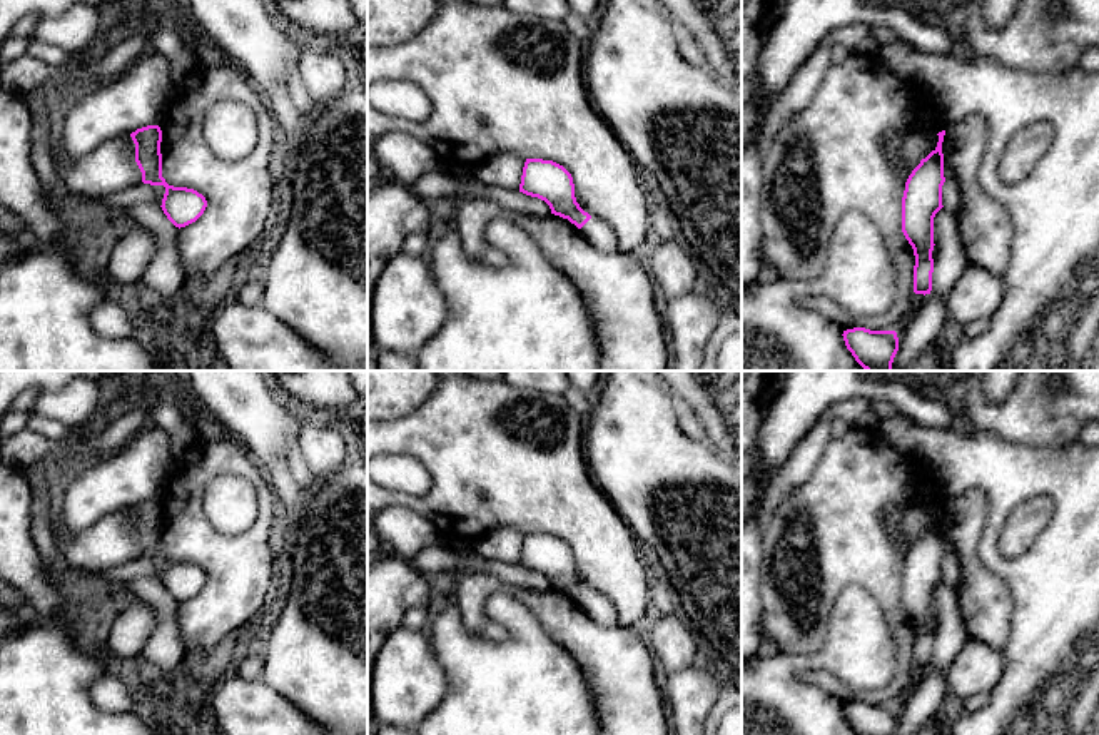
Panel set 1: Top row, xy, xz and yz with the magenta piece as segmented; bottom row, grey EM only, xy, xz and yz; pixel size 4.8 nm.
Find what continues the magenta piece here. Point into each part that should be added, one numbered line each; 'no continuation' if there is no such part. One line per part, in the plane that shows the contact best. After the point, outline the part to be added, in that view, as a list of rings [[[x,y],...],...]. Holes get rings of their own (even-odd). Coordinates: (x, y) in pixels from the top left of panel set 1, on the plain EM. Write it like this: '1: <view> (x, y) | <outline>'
1: xz (598, 608) | [[[591,591],[580,603],[580,606],[598,625],[601,625],[605,628],[616,628],[616,626],[620,626],[616,610],[605,596]]]

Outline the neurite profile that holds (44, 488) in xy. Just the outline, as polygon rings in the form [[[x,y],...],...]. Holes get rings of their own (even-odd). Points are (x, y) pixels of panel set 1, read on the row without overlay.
[[[38,459],[25,468],[27,479],[32,491],[30,530],[35,546],[42,556],[50,576],[60,583],[70,575],[94,575],[112,583],[125,583],[150,576],[162,580],[165,568],[164,560],[139,558],[99,573],[80,571],[67,565],[62,558],[60,545],[55,538],[57,520],[57,479],[48,474],[52,461]]]

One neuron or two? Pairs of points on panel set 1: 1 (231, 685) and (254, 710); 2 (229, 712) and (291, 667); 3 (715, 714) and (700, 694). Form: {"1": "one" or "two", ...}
{"1": "one", "2": "two", "3": "two"}

